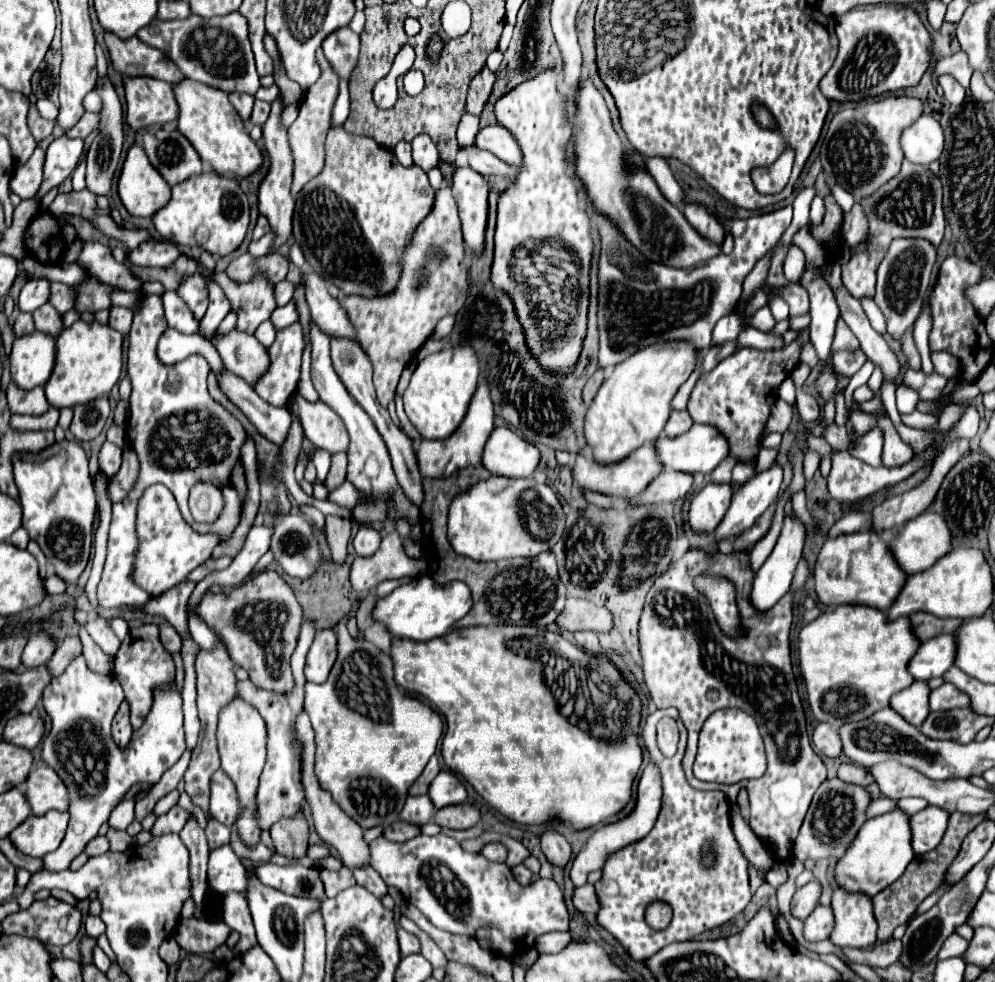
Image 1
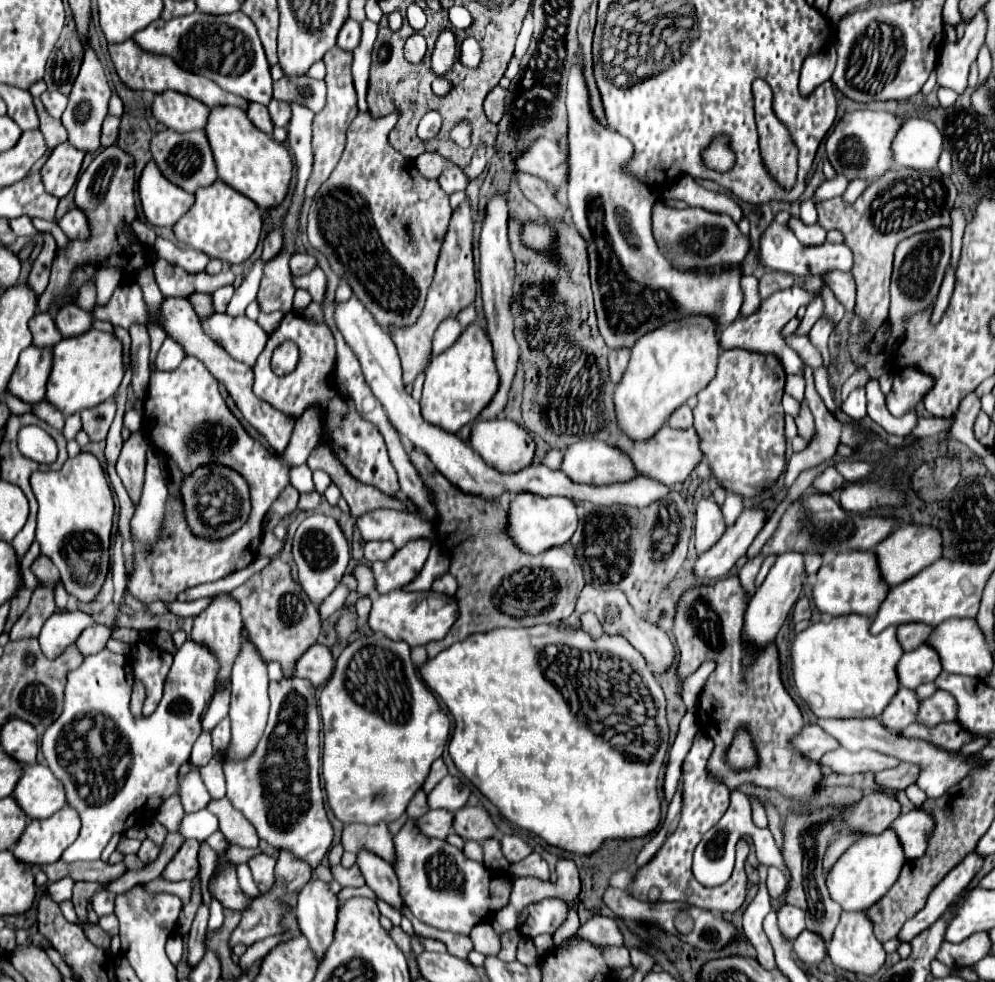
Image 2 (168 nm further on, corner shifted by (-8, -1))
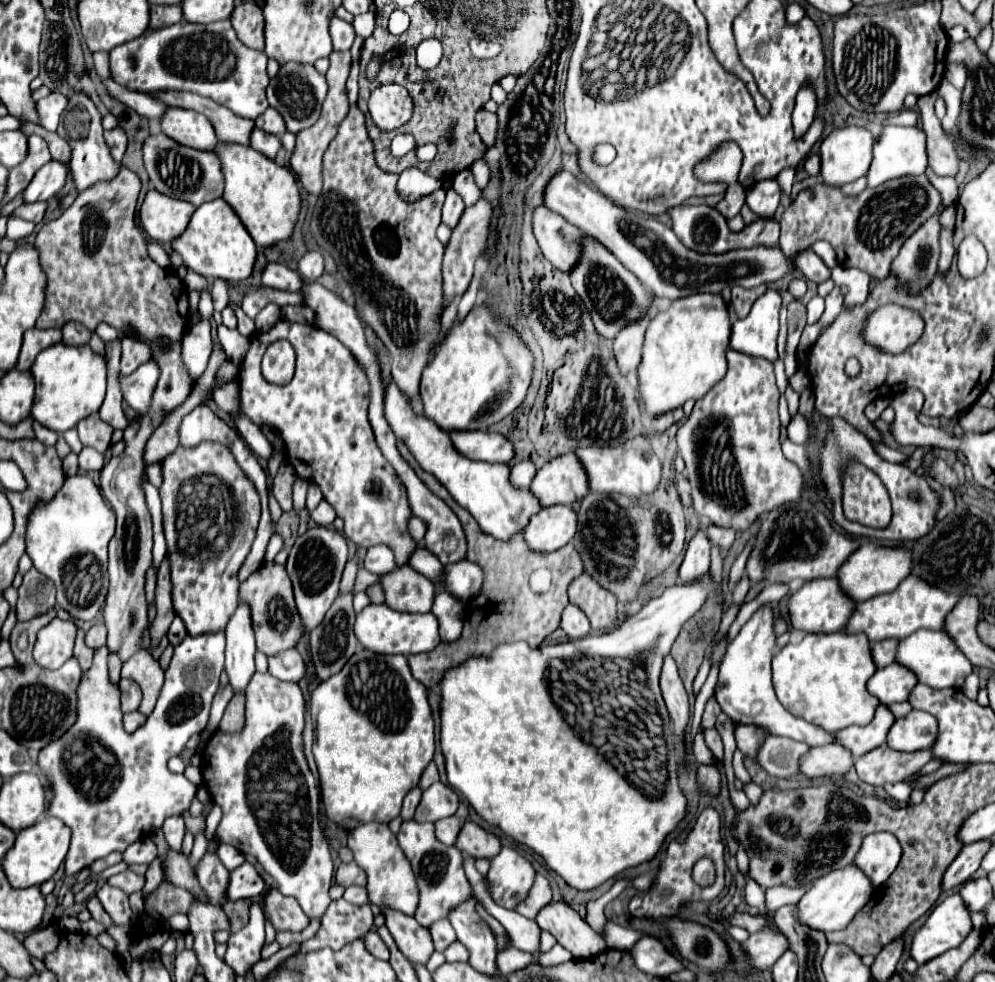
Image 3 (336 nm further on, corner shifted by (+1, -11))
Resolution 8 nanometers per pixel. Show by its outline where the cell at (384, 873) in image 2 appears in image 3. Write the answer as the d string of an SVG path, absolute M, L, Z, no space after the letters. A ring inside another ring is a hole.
M382 907L380 911L386 919L386 927L392 933L398 949L412 963L422 963L424 965L434 951L428 929L420 927L414 917L406 915L402 911L396 911L396 909L390 909L390 907Z

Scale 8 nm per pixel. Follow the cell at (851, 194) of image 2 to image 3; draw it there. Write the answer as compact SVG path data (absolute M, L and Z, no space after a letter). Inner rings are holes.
M888 125L884 127L882 135L874 143L874 159L868 169L868 189L874 189L890 179L906 177L906 175L924 175L928 167L928 155L926 155L926 135L920 127L896 127Z

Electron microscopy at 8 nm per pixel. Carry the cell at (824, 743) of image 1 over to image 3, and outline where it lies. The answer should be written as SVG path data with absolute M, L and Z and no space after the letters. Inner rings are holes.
M768 735L758 751L758 765L782 779L790 779L800 775L800 759L810 751L806 743L778 737L778 735Z

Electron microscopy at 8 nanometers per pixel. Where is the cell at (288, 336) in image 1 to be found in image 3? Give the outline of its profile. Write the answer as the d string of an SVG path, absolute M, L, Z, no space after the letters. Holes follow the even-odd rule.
M280 319L270 331L252 337L252 345L240 367L238 379L240 403L246 417L250 417L250 421L254 421L256 425L270 425L282 433L288 461L296 469L296 475L316 483L322 489L324 499L334 507L338 517L344 519L344 535L364 549L380 543L388 545L396 555L396 563L404 565L406 555L410 555L410 551L414 551L416 547L416 541L410 539L406 529L408 519L412 517L406 503L406 489L402 487L398 475L394 475L394 469L386 463L386 459L382 459L382 453L378 451L374 433L370 431L370 423L366 419L368 379L358 367L358 363L354 363L350 351L338 339L314 327L312 323L292 323ZM278 339L290 341L296 351L296 373L292 383L284 387L268 383L260 373L260 361L264 351Z

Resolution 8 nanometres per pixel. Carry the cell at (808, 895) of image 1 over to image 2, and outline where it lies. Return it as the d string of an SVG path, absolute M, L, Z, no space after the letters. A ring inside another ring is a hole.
M783 905L777 909L777 927L785 941L795 941L795 937L805 929L805 913L799 907Z

